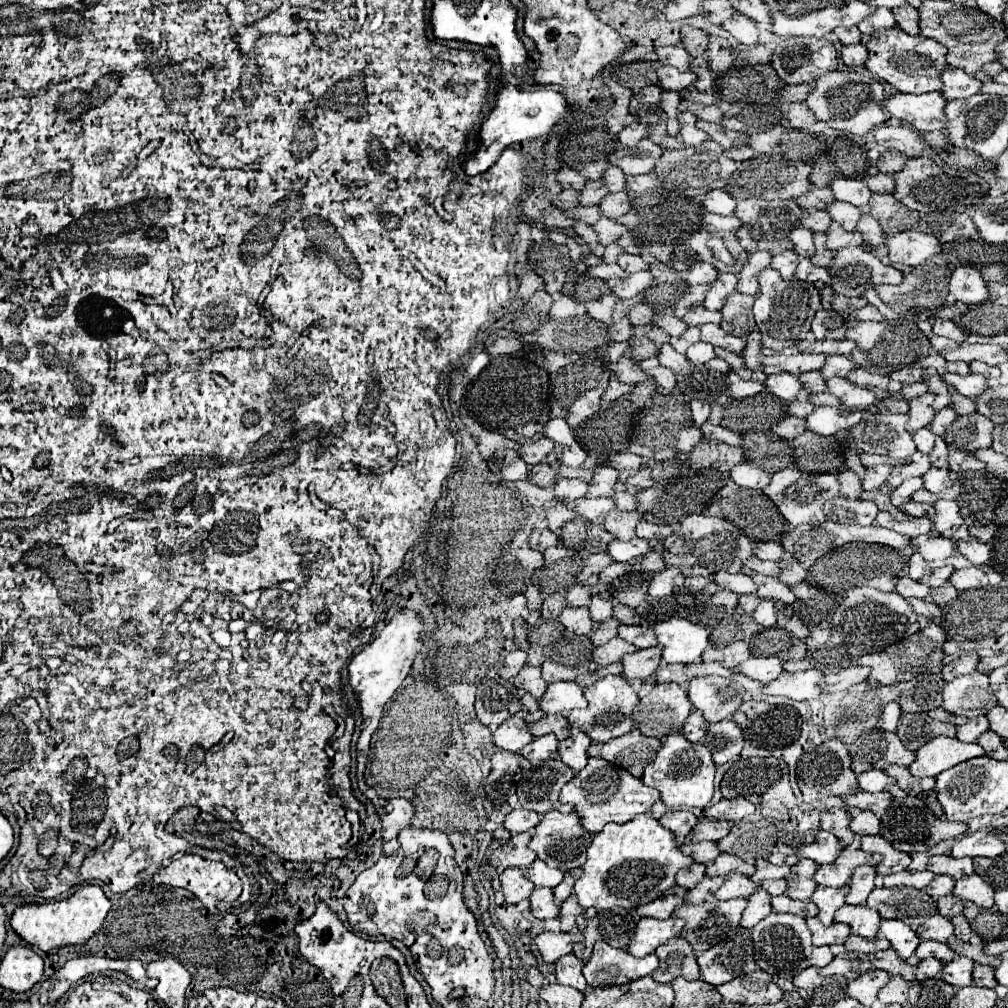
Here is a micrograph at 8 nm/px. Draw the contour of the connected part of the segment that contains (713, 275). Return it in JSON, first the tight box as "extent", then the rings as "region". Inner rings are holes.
{"extent":[686,262,718,284],"region":[[[698,262],[696,266],[692,266],[688,270],[688,276],[686,276],[686,282],[688,284],[712,284],[716,278],[718,278],[718,270],[708,264],[708,262]]]}

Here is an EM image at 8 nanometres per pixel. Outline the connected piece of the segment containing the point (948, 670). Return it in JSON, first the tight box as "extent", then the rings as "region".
{"extent":[942,652,980,682],"region":[[[976,652],[966,654],[966,656],[960,656],[960,658],[956,658],[956,660],[952,660],[952,662],[948,662],[948,664],[944,666],[942,678],[944,678],[946,682],[952,682],[952,678],[956,678],[956,676],[960,676],[960,674],[970,674],[970,672],[976,670],[978,660],[980,660],[980,656],[978,656]]]}

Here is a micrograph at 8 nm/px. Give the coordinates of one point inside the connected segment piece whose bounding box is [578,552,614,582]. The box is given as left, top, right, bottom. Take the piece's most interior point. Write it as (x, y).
(595, 563)

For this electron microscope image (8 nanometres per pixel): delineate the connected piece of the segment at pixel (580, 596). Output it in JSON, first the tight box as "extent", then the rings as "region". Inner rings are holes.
{"extent":[566,584,592,606],"region":[[[574,584],[568,592],[566,592],[566,600],[570,606],[588,606],[592,600],[590,594],[590,586],[586,584]]]}

